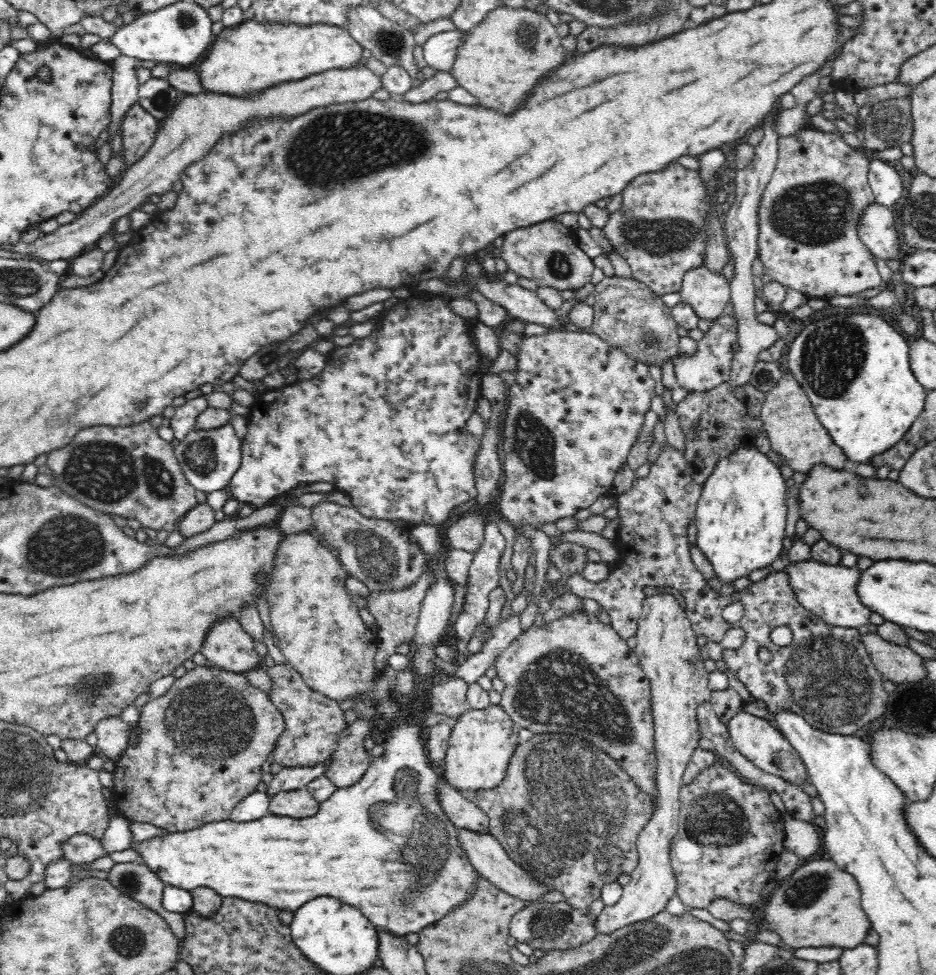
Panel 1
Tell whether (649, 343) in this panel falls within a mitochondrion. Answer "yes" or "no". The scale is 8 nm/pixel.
yes

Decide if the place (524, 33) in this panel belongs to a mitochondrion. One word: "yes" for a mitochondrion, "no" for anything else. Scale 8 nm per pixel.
yes

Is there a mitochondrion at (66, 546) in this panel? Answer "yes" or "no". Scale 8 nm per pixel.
yes

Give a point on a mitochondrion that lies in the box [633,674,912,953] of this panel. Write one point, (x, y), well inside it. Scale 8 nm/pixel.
(714, 819)

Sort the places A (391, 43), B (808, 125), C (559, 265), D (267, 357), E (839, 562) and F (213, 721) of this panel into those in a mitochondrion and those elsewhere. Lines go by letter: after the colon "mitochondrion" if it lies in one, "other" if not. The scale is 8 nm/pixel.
A: mitochondrion
B: other
C: mitochondrion
D: mitochondrion
E: other
F: mitochondrion

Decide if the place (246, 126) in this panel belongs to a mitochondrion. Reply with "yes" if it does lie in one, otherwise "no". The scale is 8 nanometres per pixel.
no

